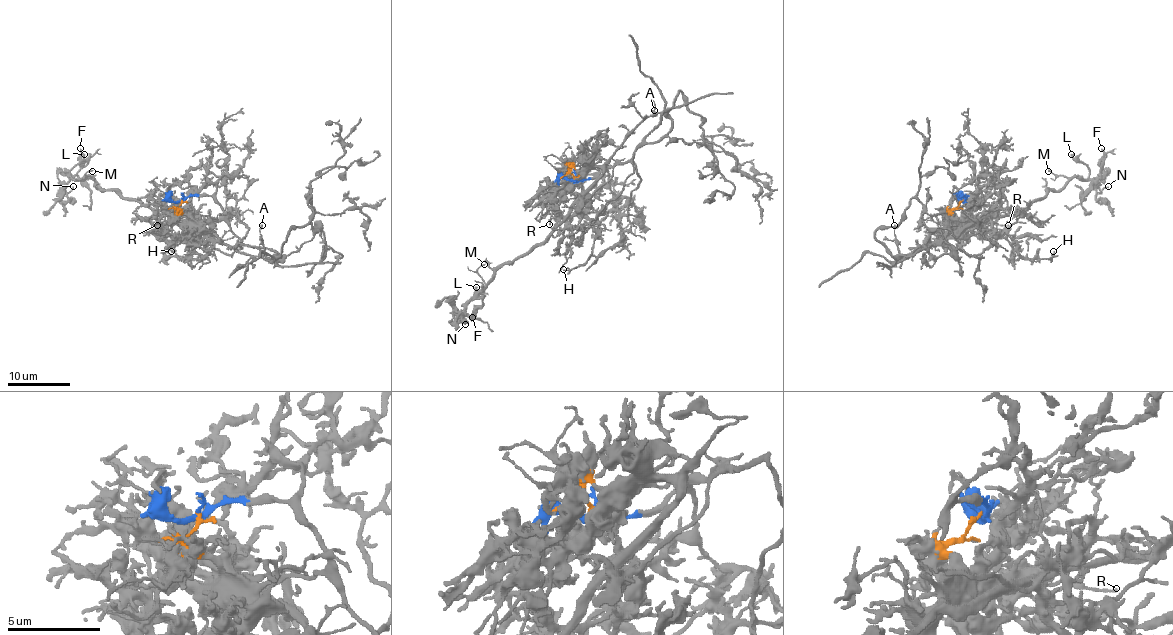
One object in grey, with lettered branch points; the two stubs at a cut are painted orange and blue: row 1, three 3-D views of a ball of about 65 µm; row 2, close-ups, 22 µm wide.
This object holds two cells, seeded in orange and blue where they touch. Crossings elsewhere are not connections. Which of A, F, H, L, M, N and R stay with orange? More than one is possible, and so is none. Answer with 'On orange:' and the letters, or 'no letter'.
On orange: A, F, L, M, N, R

